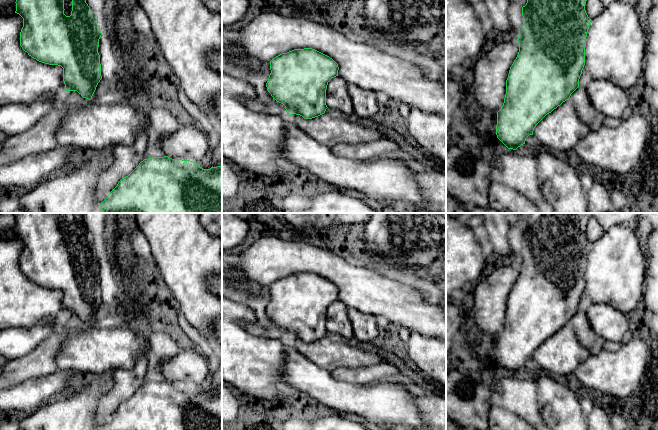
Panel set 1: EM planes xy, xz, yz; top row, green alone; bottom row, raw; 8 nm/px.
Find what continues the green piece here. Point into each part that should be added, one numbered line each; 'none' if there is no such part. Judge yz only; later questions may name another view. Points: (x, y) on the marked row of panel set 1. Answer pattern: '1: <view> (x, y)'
none

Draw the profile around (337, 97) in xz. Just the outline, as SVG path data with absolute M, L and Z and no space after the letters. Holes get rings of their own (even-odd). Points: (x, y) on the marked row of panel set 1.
M340 76L332 78L326 89L326 105L351 116L354 114L353 103L347 90L347 82Z

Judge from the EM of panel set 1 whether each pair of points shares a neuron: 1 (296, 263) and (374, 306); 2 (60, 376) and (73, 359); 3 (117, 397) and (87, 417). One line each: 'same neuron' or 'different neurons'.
1: same neuron
2: different neurons
3: different neurons

